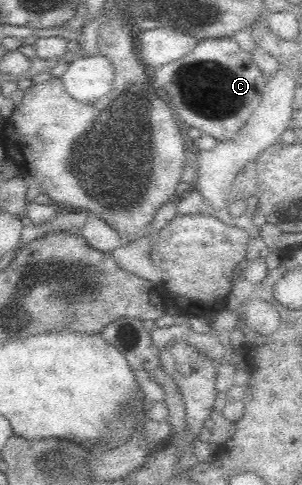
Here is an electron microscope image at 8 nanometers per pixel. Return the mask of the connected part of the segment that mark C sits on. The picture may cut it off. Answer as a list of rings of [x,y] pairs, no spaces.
[[[233,37],[201,40],[182,58],[174,59],[152,72],[152,86],[170,101],[175,108],[176,117],[185,128],[194,127],[202,131],[203,136],[212,137],[225,143],[234,140],[236,135],[250,119],[252,112],[260,105],[263,90],[268,77],[256,63],[250,51],[245,51]]]

